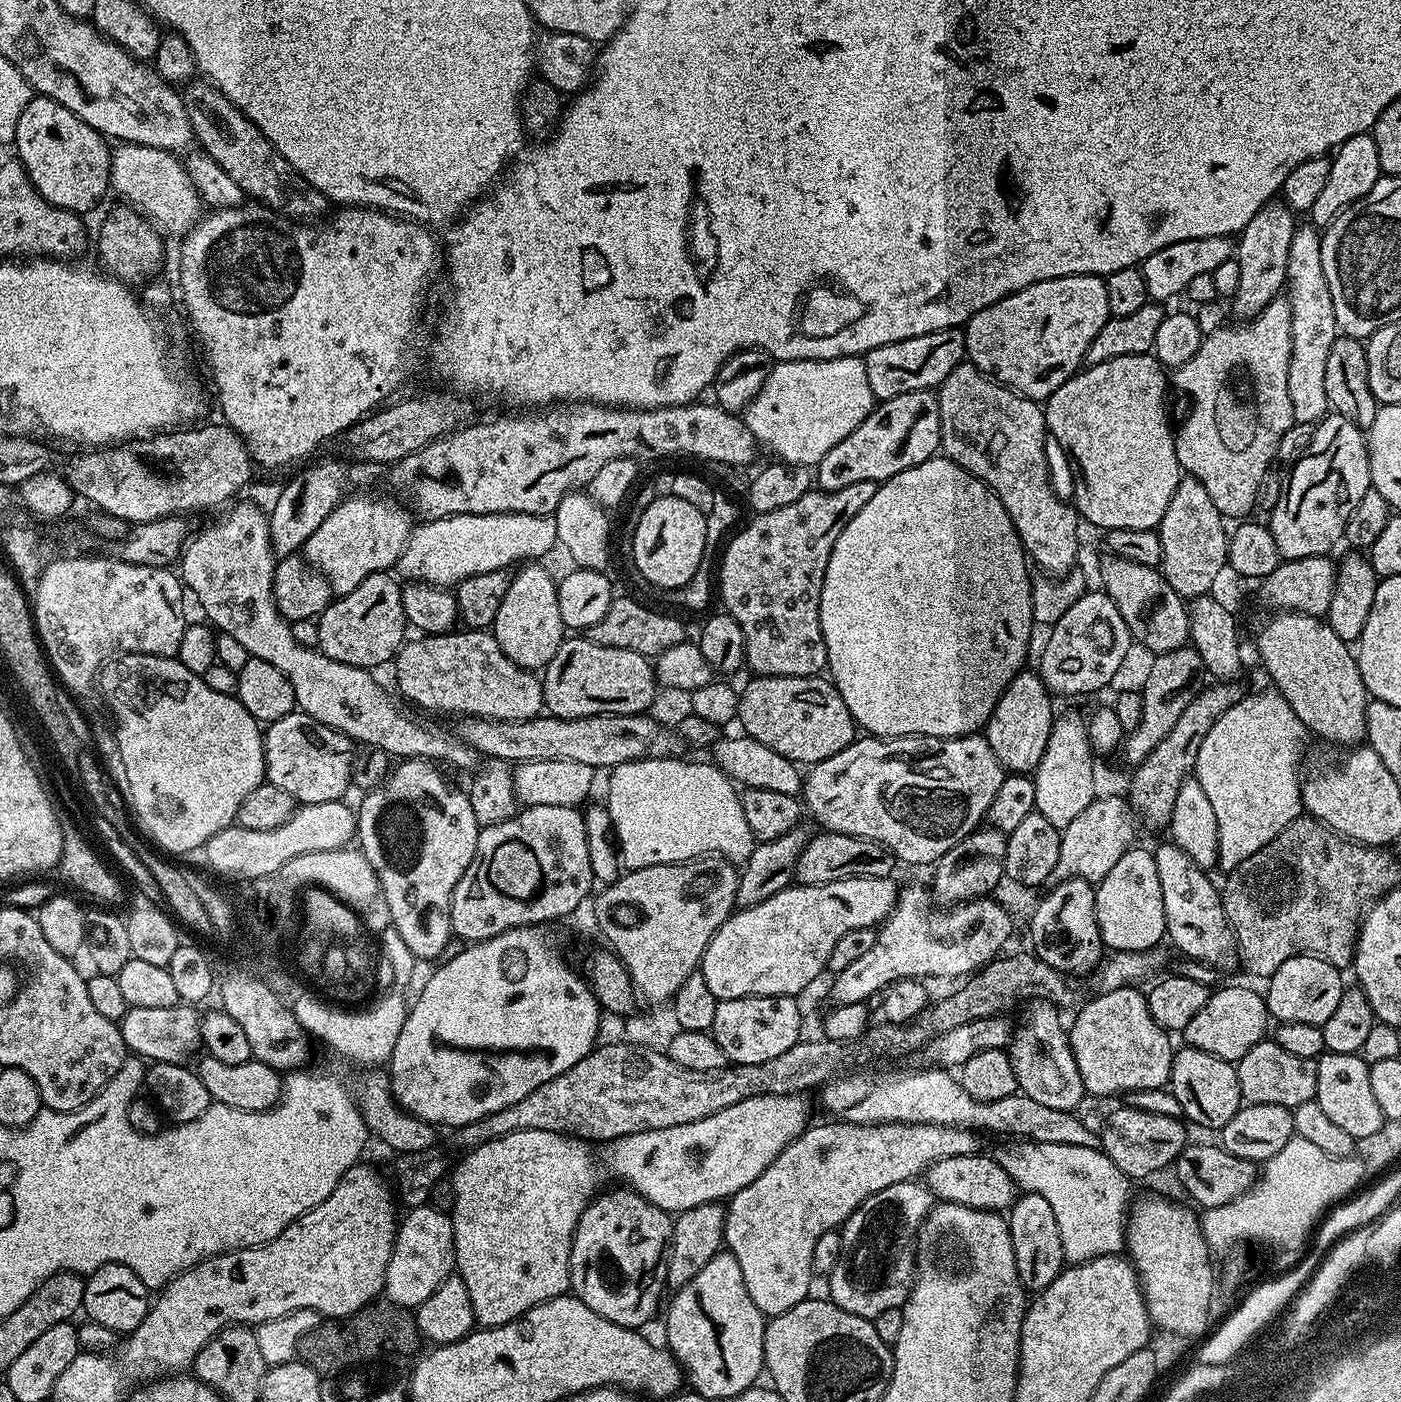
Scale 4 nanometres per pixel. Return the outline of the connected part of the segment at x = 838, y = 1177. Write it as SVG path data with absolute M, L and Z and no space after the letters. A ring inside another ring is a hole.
M813 1123L811 1126L805 1128L804 1133L802 1133L794 1143L786 1146L786 1150L782 1150L782 1154L778 1154L778 1158L774 1158L774 1162L770 1166L766 1166L766 1170L762 1170L762 1174L758 1174L758 1178L754 1178L754 1182L750 1182L750 1186L738 1190L738 1194L734 1194L727 1201L724 1214L724 1244L726 1245L727 1251L731 1252L733 1258L738 1262L738 1266L742 1266L742 1278L746 1282L746 1290L750 1294L750 1298L754 1298L754 1306L758 1306L758 1310L763 1312L765 1317L771 1318L782 1314L786 1310L798 1306L798 1302L809 1299L811 1292L808 1291L812 1288L812 1280L814 1281L812 1258L814 1256L815 1243L818 1242L818 1238L822 1238L822 1234L839 1229L844 1221L859 1209L860 1203L862 1203L866 1197L878 1194L878 1190L886 1190L886 1186L894 1186L903 1180L916 1180L935 1160L954 1158L955 1156L975 1156L978 1152L978 1148L976 1148L977 1133L966 1128L953 1128L946 1125L934 1124L832 1123L834 1124Z

